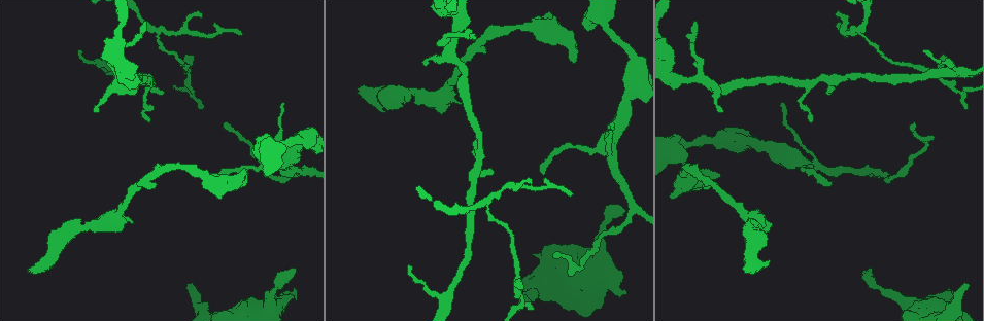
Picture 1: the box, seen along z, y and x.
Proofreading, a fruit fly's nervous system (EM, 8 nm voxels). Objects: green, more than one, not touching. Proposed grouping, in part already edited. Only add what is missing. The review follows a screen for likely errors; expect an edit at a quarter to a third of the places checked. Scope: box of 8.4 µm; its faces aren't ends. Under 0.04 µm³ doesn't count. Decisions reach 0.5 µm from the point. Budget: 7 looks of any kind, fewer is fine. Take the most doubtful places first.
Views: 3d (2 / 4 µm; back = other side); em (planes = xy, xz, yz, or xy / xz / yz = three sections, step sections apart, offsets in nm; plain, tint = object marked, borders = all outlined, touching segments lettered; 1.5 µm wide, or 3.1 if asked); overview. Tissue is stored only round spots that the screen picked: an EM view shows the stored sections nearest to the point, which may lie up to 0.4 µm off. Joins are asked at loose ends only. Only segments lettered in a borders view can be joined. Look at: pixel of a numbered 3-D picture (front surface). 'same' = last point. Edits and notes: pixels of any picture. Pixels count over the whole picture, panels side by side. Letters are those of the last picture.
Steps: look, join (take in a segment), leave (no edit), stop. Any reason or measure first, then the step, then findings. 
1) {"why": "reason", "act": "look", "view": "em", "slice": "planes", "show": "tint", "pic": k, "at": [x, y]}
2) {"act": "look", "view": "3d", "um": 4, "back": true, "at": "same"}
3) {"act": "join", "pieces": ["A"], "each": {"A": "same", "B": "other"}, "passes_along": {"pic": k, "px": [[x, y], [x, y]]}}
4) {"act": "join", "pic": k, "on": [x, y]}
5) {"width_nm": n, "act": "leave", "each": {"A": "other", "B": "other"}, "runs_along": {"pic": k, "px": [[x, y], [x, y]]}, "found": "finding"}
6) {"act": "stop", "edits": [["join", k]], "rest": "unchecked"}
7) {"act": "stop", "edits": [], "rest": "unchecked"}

{"why": "stops while still wide", "act": "look", "view": "em", "slice": "xz", "step": 8, "show": "tint", "pic": 1, "at": [952, 291]}

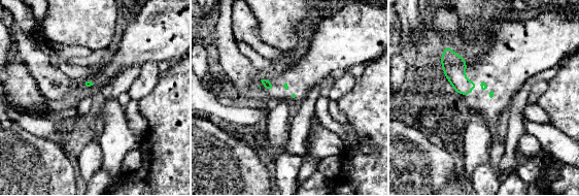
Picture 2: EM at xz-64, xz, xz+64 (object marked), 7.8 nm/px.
{"act": "look", "view": "em", "slice": "planes", "show": "borders", "at": "same"}

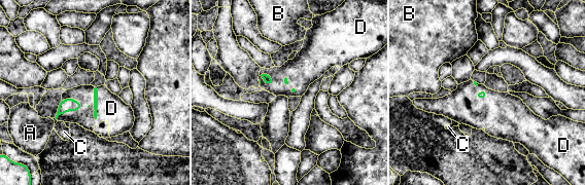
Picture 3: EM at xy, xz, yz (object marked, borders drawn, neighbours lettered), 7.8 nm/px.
{"longest_contact_nm": ["D", 260], "act": "join", "pieces": ["D"], "each": {"A": "other", "B": "other", "C": "other", "D": "same"}, "found": "it goes on there"}

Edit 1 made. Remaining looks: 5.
{"why": "an open end", "act": "look", "view": "em", "slice": "yz", "step": 8, "show": "borders", "pic": 1, "at": [426, 66]}

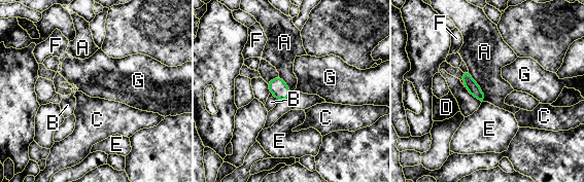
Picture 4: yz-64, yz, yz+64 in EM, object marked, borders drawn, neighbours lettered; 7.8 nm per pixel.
{"why": "cut it another way", "act": "look", "view": "em", "slice": "planes", "show": "borders", "at": "same"}

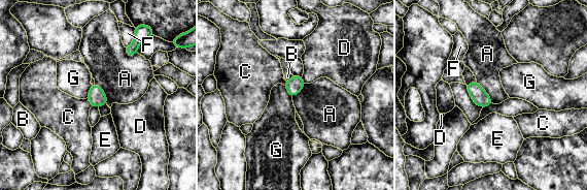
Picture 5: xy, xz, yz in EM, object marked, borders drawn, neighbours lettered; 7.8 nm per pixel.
{"width_nm": 120, "longest_contact_nm": ["A", 190], "act": "leave", "each": {"A": "other", "B": "other", "C": "other", "D": "other", "E": "other", "F": "other", "G": "other"}, "found": "none of them fits"}

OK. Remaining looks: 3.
{"why": "an open end", "act": "look", "view": "em", "slice": "xz", "step": 4, "show": "tint", "pic": 1, "at": [32, 272]}

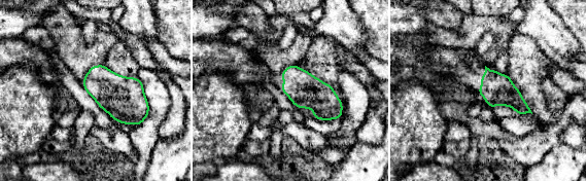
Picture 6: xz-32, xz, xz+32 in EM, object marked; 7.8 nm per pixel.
{"act": "look", "view": "em", "slice": "planes", "show": "borders", "at": "same"}

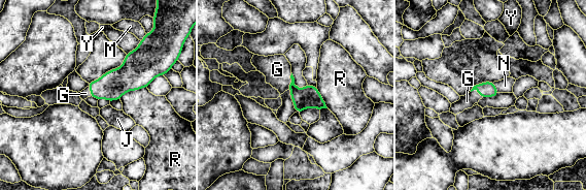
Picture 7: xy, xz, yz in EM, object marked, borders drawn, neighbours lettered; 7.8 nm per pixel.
{"act": "join", "pieces": ["G"], "each": {"G": "same", "J": "other", "M": "other", "N": "other", "R": "other", "Y": "other"}, "passes_along": {"pic": 7, "px": [[309, 96], [291, 81], [277, 69]]}, "found": "the neuron continues"}

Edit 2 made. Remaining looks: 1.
{"act": "stop", "edits": [["join", 3], ["join", 7]], "rest": "unchecked"}

